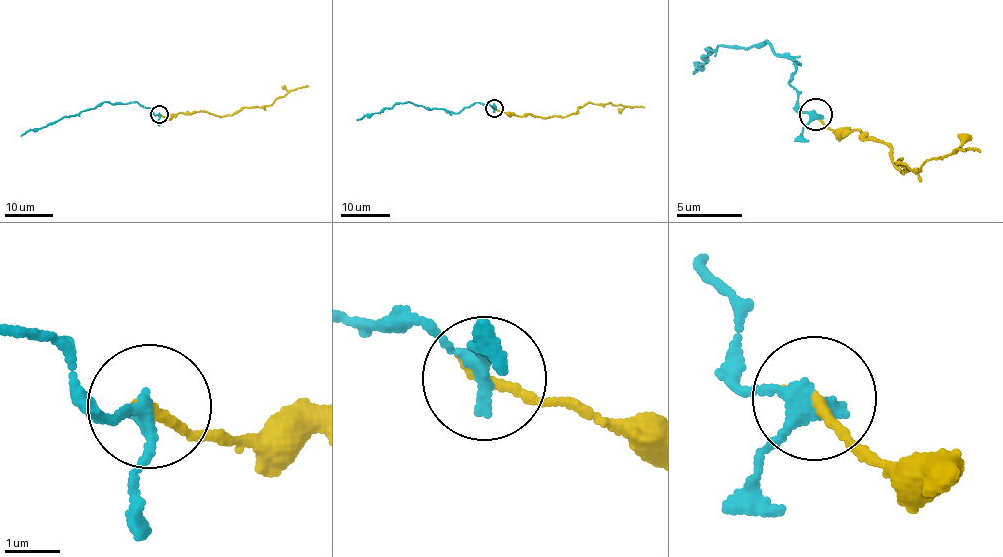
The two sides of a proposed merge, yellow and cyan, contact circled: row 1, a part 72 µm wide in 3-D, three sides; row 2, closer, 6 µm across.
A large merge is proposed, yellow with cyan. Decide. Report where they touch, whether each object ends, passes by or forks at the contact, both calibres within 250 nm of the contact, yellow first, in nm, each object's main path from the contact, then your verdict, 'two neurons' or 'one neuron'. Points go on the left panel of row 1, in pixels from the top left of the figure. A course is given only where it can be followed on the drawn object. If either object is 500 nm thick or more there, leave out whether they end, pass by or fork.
at (159, 114); yellow ends there; cyan passes by; 180 nm thick on the yellow side, 240 nm on the other; yellow runs (159, 114), (168, 116), (208, 111), (225, 116), (244, 107), (271, 105), (277, 98), (291, 90), (309, 86); cyan runs (159, 114), (156, 115), (148, 107), (136, 102), (103, 102), (30, 129), (20, 136); one neuron

